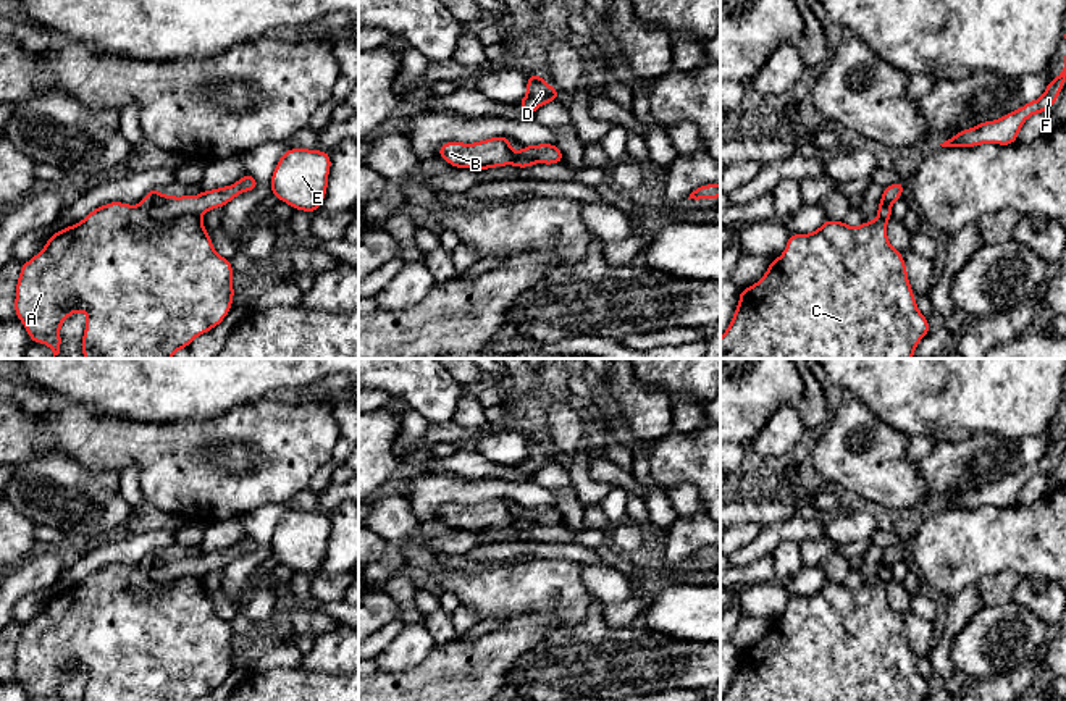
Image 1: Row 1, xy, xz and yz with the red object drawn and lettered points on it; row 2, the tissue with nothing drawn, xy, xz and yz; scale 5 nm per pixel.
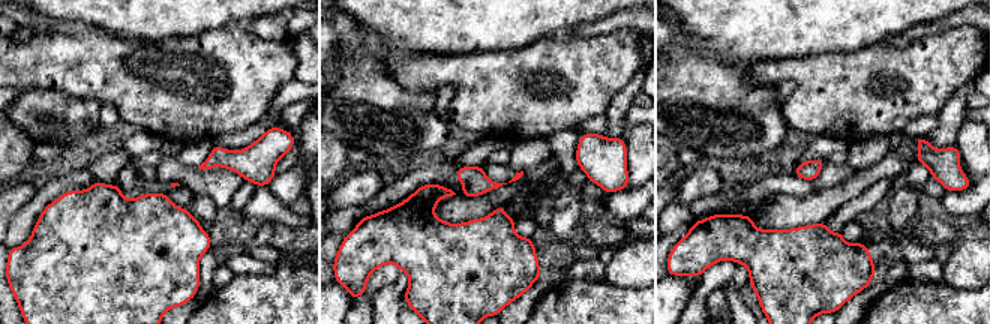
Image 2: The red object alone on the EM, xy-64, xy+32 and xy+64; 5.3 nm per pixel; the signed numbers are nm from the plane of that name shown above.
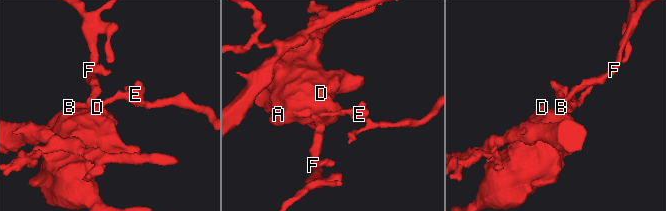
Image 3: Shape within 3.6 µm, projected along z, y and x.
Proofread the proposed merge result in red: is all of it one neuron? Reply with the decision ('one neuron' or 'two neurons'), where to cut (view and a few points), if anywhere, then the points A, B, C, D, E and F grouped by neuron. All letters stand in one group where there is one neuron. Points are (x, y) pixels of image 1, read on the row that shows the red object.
two neurons; cut xy (141, 204), (155, 220), (170, 220), (181, 215), (199, 217); groups A B C D / E F

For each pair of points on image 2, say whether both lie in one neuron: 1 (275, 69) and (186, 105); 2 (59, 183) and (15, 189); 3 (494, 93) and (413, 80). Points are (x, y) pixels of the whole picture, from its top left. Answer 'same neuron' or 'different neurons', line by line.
1: same neuron
2: different neurons
3: same neuron

